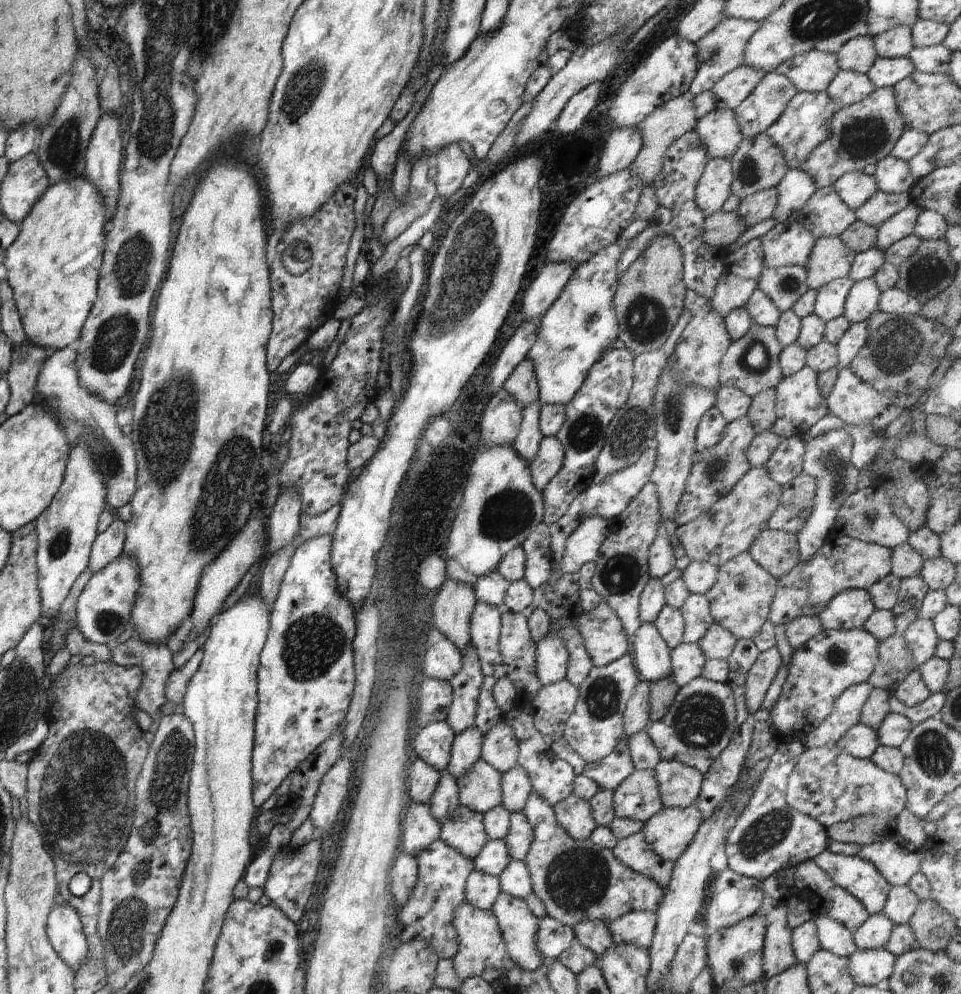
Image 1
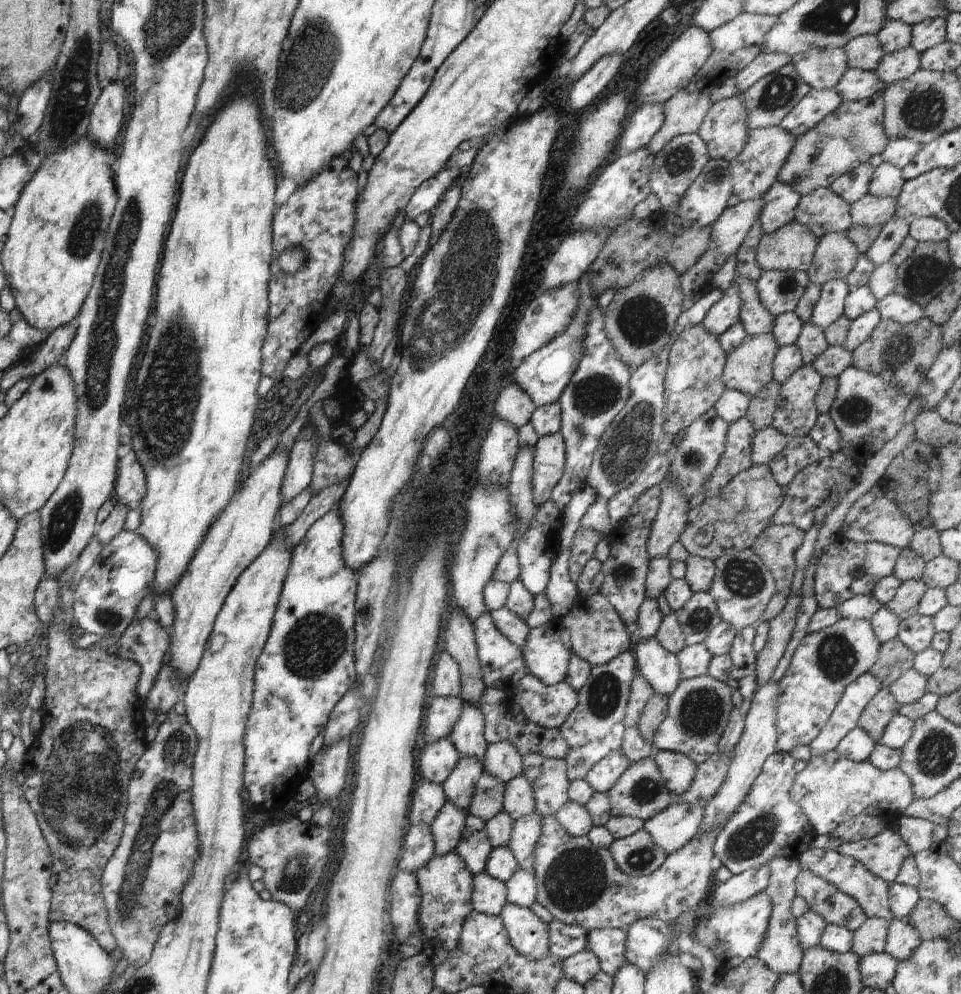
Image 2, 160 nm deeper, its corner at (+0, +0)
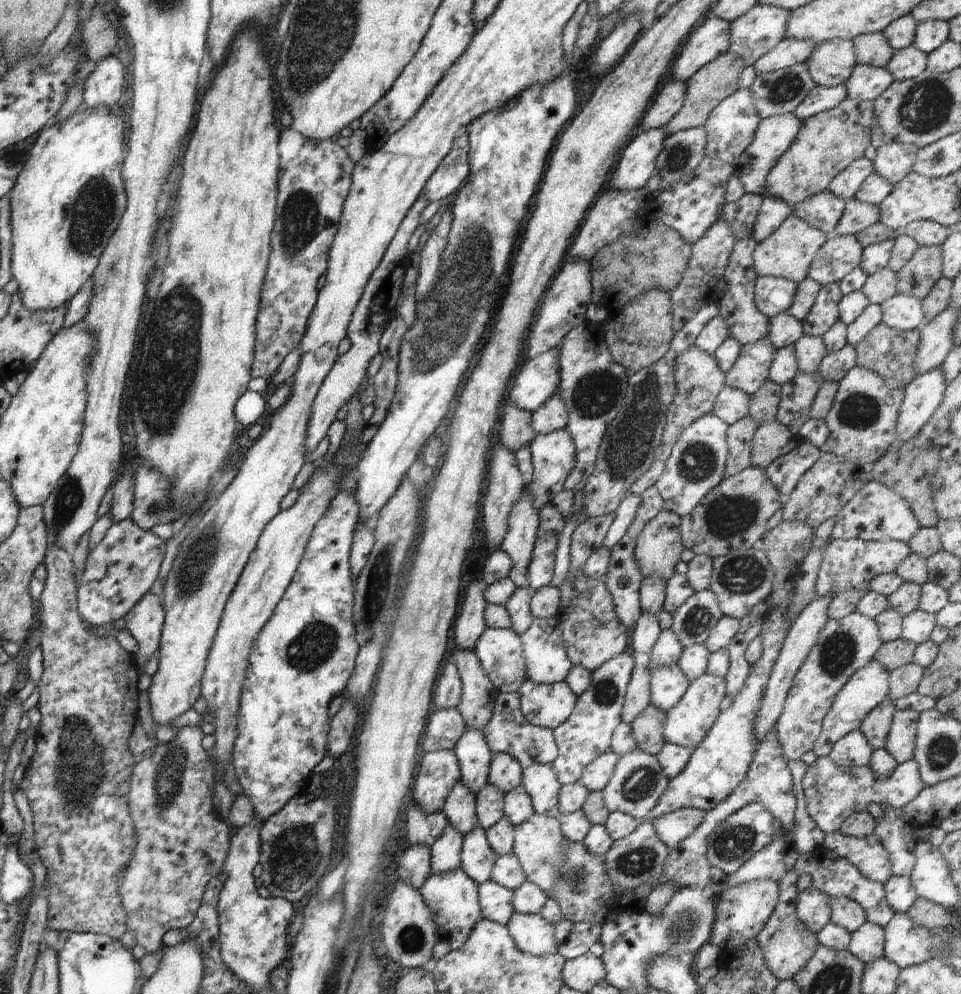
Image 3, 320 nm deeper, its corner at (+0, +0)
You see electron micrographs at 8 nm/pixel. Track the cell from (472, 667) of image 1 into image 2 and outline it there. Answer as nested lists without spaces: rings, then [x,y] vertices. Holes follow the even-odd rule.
[[[462,700],[462,714],[454,722],[449,740],[458,752],[459,758],[476,756],[480,762],[484,761],[487,743],[483,736],[484,718],[479,706],[474,706]]]

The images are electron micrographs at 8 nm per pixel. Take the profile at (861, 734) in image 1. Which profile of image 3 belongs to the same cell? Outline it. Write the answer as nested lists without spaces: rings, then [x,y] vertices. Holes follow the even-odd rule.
[[[854,730],[840,738],[828,756],[834,764],[850,768],[869,766],[873,749],[860,730]]]

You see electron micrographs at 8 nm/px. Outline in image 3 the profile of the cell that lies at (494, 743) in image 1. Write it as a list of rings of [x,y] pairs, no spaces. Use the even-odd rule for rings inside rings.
[[[500,752],[492,756],[489,769],[489,782],[506,794],[522,785],[523,769],[520,762],[506,754]]]

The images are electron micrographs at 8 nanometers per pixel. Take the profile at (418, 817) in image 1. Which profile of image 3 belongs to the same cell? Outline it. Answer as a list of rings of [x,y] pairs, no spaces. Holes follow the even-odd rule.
[[[412,844],[400,858],[396,875],[404,884],[420,889],[431,874],[431,864],[431,848],[426,844]]]

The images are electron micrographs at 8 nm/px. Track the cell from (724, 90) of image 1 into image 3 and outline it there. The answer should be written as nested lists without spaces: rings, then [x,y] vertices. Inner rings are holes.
[[[782,40],[768,54],[764,54],[759,60],[756,60],[754,68],[758,74],[761,74],[804,63],[816,44],[812,40]]]

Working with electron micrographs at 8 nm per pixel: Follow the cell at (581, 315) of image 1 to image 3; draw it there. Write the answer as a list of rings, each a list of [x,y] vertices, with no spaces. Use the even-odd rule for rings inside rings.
[[[560,349],[523,360],[507,390],[508,402],[534,413],[556,392],[560,379]]]

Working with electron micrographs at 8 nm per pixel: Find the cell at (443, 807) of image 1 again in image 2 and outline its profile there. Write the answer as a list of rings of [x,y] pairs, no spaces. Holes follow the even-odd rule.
[[[450,800],[444,802],[440,812],[434,816],[430,824],[435,843],[435,856],[444,856],[448,852],[455,852],[456,846],[464,831],[466,810],[460,810]]]

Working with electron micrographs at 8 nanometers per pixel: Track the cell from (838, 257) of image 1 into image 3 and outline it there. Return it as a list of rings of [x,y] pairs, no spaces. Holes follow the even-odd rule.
[[[832,234],[812,260],[808,277],[821,286],[840,283],[844,276],[859,267],[863,247],[855,236]]]

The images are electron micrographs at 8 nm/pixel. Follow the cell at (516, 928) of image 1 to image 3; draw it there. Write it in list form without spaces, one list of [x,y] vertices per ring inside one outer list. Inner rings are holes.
[[[514,912],[506,928],[516,948],[526,955],[542,957],[557,954],[554,927],[539,914]]]

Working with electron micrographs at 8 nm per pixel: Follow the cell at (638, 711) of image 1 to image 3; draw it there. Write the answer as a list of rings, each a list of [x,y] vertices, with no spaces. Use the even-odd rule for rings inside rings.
[[[635,666],[627,686],[622,708],[622,723],[632,725],[634,720],[651,704],[651,676],[648,667]]]

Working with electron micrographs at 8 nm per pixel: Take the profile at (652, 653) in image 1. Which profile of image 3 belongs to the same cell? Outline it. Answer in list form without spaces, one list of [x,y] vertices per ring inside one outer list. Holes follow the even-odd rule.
[[[677,664],[649,668],[651,676],[651,704],[668,713],[688,690],[688,678]]]

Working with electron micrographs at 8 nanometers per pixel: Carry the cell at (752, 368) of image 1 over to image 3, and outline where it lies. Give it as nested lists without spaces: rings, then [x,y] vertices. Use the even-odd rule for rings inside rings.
[[[768,337],[741,346],[740,356],[725,375],[725,385],[752,395],[769,381],[769,369],[777,349]]]

